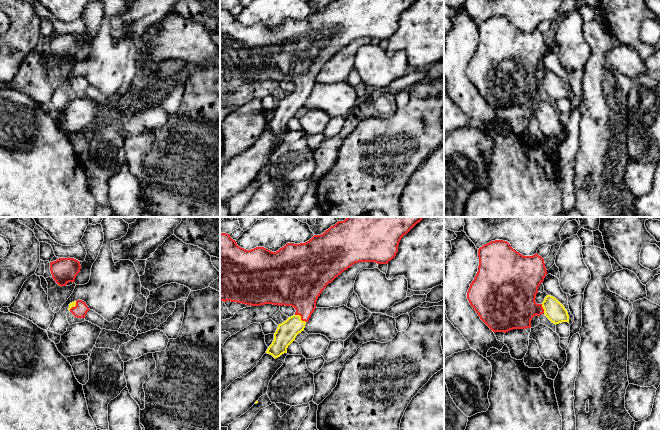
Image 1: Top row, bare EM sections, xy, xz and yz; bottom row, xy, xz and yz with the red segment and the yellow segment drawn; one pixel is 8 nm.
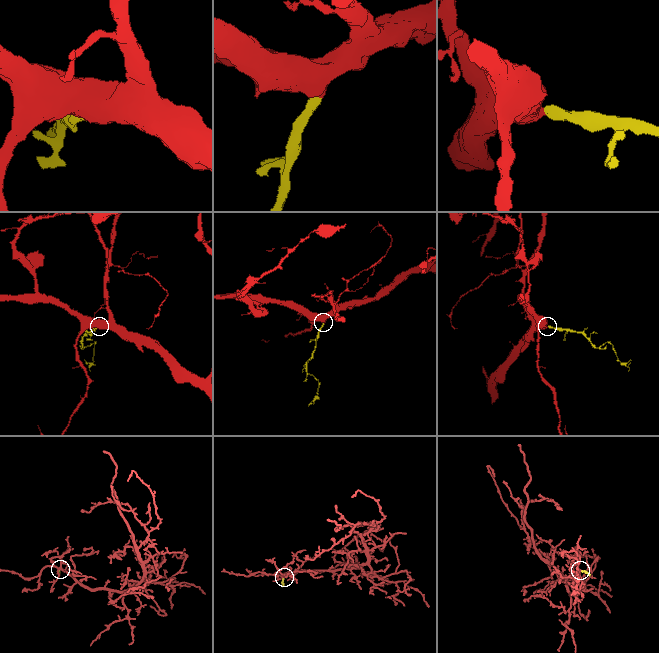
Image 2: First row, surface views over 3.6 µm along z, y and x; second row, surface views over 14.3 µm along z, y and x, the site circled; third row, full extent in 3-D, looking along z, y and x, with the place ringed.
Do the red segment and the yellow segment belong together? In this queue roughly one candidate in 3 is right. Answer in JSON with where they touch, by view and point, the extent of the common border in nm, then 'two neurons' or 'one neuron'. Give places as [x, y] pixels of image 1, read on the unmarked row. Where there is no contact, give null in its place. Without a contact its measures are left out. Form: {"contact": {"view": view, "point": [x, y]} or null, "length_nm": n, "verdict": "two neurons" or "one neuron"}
{"contact": {"view": "xz", "point": [301, 94]}, "length_nm": 120, "verdict": "one neuron"}

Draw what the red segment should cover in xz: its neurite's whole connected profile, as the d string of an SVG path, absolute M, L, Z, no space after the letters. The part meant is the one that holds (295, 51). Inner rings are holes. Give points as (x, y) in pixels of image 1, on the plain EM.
M335 0L321 11L314 11L309 17L300 20L287 19L276 28L264 23L246 26L237 21L229 10L220 8L220 76L231 77L251 82L265 80L294 83L296 88L278 101L274 116L266 129L275 135L287 129L288 122L296 112L304 107L316 84L316 77L326 62L343 47L359 38L388 40L397 28L399 18L416 0Z

